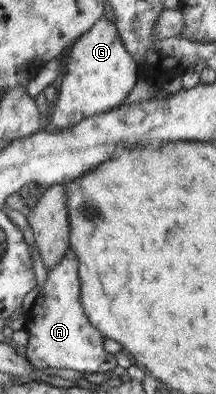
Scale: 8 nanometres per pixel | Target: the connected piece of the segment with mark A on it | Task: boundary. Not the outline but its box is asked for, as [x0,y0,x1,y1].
[23,248,117,372]

